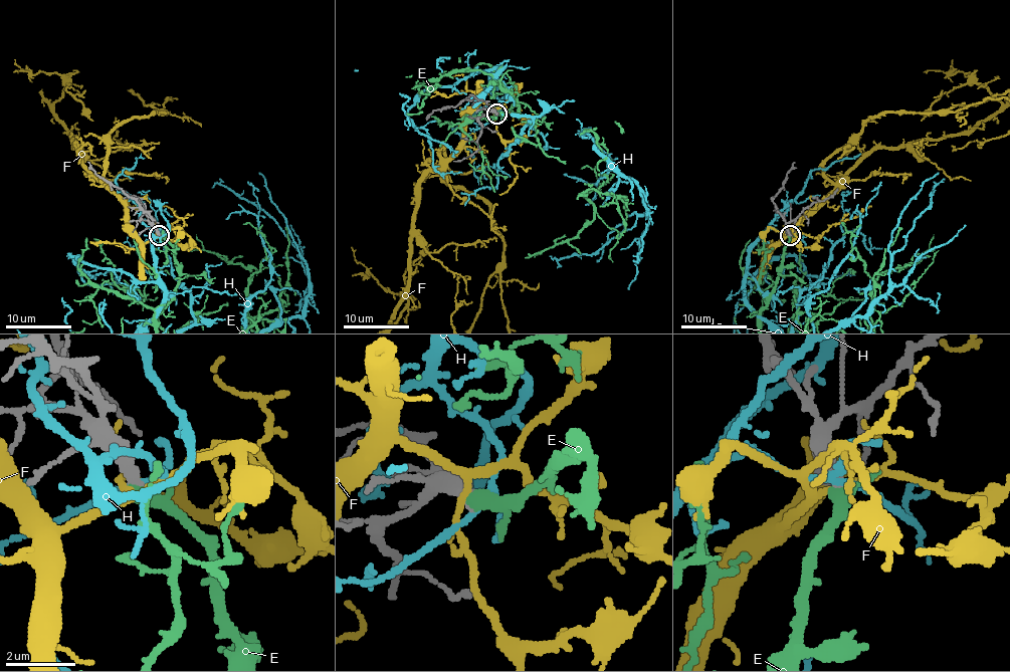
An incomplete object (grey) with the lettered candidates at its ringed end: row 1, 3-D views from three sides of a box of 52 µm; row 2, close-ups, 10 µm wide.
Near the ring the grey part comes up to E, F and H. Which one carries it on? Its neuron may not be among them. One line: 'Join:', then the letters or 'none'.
Join: E

